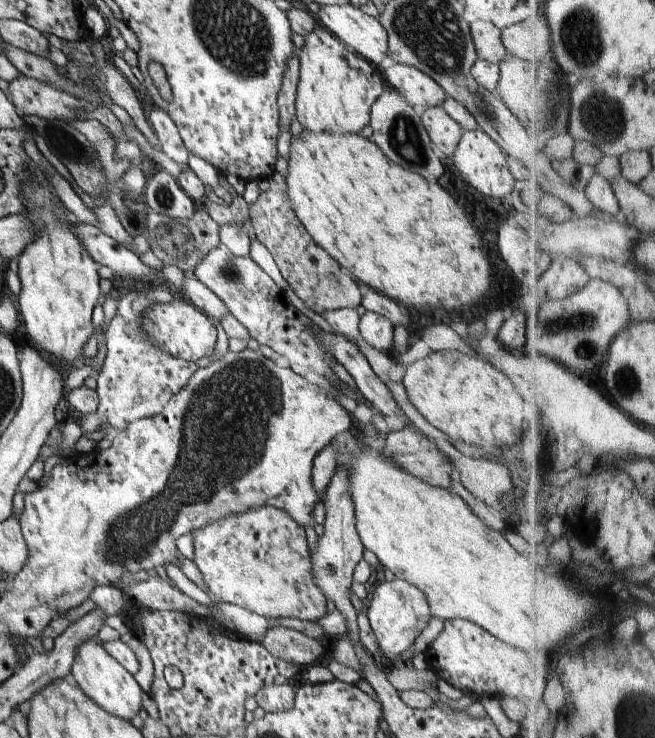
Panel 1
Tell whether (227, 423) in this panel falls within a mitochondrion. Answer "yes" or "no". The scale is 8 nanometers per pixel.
yes

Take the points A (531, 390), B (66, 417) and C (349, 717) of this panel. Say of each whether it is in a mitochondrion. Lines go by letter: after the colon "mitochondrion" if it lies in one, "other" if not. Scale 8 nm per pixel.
A: other
B: other
C: other

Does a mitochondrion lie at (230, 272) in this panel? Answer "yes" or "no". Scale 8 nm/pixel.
yes

